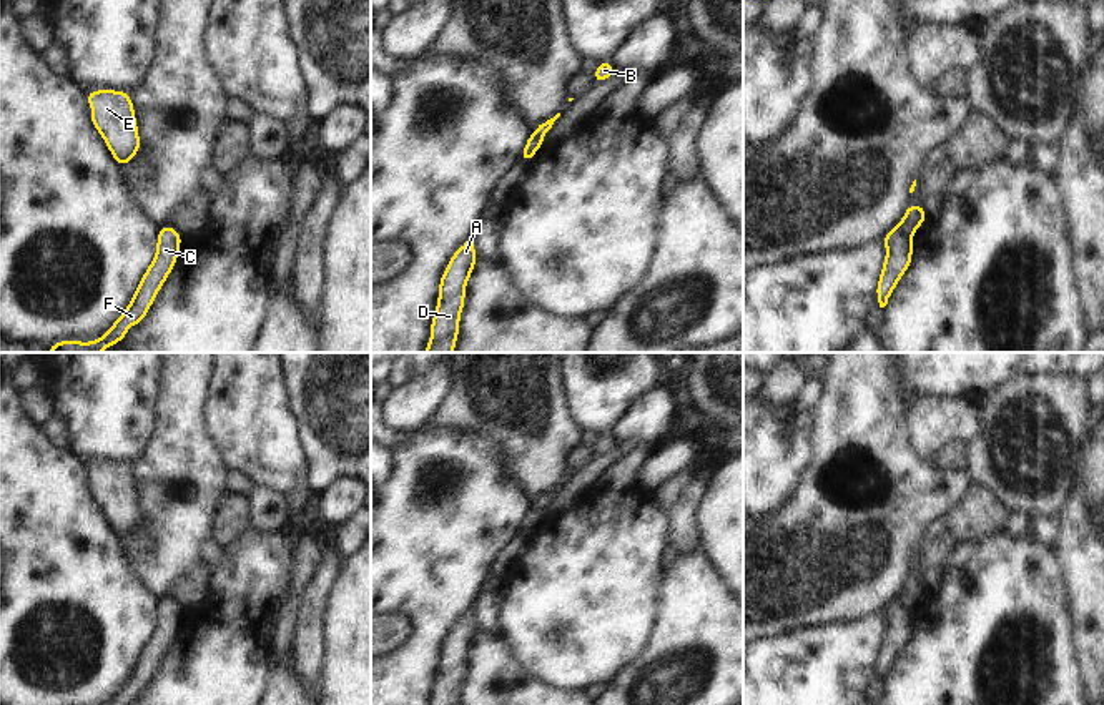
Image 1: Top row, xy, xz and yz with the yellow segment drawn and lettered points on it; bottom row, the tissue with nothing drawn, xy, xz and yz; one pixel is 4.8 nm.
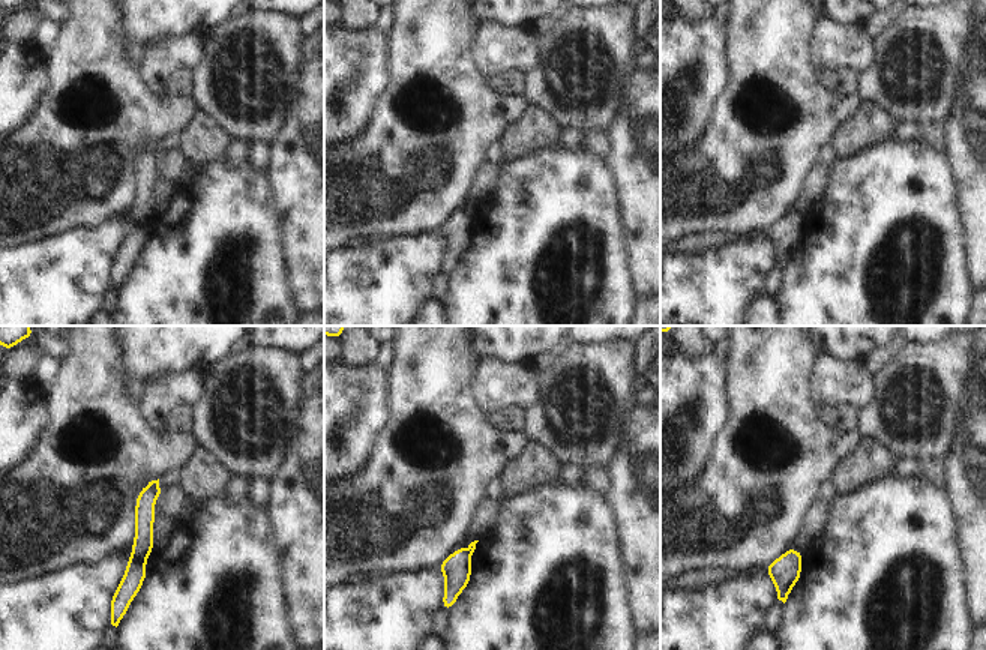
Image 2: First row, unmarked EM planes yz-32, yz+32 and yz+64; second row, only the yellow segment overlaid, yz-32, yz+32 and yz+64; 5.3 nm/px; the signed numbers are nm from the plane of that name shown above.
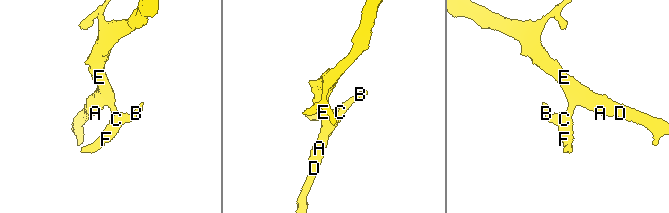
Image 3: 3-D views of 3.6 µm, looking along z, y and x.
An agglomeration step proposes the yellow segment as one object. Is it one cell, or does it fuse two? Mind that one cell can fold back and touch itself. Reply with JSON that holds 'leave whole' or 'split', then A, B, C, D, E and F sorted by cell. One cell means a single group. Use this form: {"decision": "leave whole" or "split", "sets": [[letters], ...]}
{"decision": "leave whole", "sets": [["A", "B", "C", "D", "E", "F"]]}

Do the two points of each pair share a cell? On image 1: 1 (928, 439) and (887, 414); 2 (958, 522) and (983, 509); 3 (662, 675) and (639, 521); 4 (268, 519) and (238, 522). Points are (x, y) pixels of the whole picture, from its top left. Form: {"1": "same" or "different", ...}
{"1": "different", "2": "same", "3": "different", "4": "different"}

